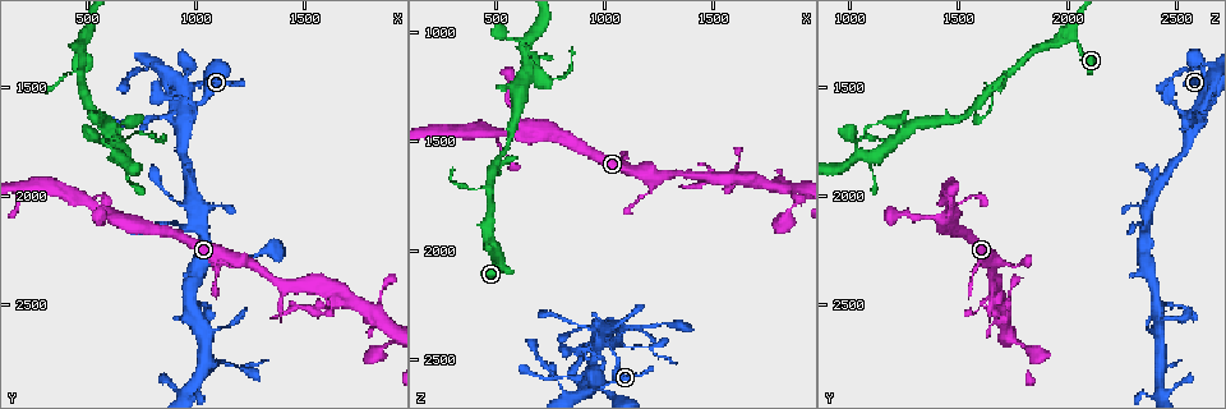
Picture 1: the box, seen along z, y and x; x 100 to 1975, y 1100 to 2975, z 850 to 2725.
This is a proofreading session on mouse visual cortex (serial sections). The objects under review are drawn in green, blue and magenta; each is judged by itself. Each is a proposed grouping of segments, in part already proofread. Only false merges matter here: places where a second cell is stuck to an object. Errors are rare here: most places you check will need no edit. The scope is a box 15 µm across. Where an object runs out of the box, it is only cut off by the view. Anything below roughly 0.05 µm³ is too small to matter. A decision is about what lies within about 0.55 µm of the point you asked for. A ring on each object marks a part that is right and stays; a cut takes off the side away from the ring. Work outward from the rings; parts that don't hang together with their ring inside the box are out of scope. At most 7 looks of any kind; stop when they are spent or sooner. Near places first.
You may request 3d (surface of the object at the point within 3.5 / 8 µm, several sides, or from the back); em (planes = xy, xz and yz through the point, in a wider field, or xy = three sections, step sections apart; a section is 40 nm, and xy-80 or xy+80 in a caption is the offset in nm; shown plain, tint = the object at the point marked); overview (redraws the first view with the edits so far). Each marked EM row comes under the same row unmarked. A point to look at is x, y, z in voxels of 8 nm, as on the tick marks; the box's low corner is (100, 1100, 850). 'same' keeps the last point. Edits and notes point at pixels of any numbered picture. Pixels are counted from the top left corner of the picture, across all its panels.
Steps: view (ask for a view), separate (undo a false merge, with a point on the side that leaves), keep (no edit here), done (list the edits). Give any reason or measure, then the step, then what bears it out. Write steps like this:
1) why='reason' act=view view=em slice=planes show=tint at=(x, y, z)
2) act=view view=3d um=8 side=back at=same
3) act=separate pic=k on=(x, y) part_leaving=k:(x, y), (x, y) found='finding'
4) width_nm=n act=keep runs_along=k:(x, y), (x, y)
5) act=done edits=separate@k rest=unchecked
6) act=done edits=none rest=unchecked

why='a narrow waist' act=view view=3d um=3.5 side=back at=(920, 2140, 2350)

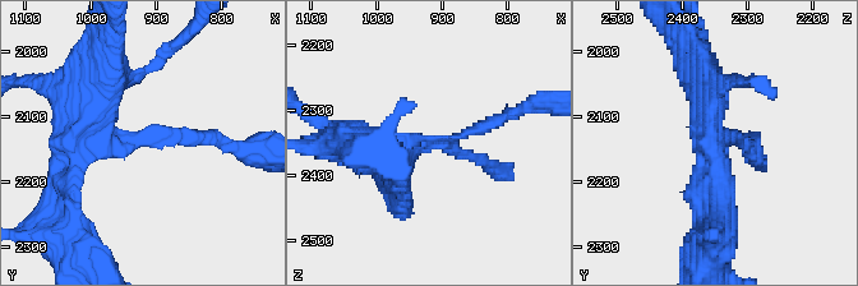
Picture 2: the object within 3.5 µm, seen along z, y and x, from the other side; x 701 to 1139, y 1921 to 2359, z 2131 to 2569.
arm_widths_nm=200,300 act=view view=em slice=xy step=1 show=tint at=(905, 2145, 2345)

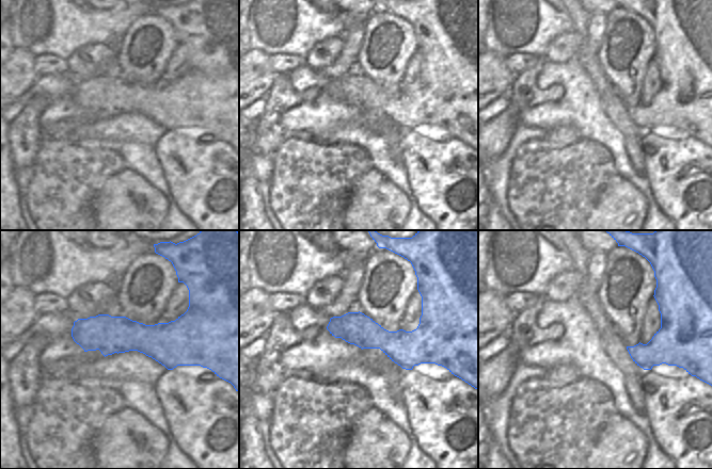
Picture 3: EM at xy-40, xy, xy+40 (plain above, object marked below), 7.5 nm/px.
act=keep runs_along=3:(74, 330), (190, 343) found='one cell here'

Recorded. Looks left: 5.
why='narrows sharply' act=view view=em slice=xy step=3 show=tint at=(970, 2510, 2420)

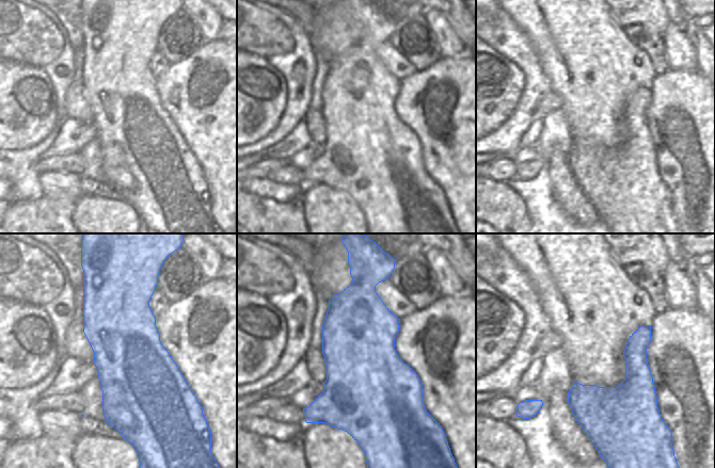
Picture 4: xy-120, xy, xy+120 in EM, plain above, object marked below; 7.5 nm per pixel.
why='see where the arms go' act=view view=3d um=3.5 at=same

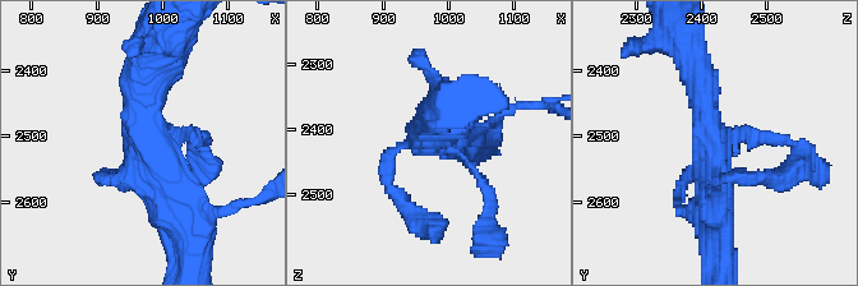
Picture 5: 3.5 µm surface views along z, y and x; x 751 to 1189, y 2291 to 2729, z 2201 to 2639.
act=keep found='continuous, no second cell'

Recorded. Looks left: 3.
why='thin arm on a thick one' act=view view=3d um=8 at=(1030, 2750, 2430)

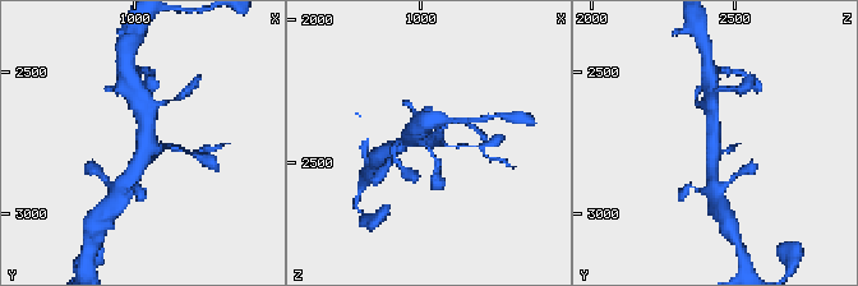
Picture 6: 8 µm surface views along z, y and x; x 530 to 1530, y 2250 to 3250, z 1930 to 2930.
why='zoom in' act=view view=3d um=3.5 at=(1020, 2750, 2430)

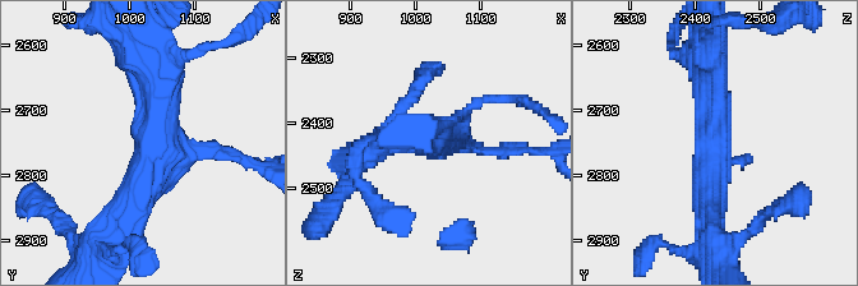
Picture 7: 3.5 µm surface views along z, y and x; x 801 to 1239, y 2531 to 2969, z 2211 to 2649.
arms=3 arm_widths_nm=150,400,400 act=view view=em slice=xy step=2 show=tint at=(1035, 2755, 2430)

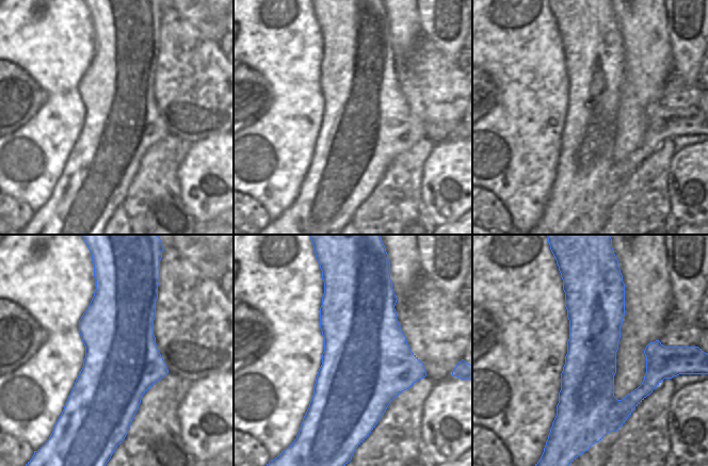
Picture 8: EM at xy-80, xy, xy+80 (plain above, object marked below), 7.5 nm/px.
act=keep runs_along=7:(151, 63), (151, 160), (120, 222) found='one cell here'

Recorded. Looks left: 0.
act=done edits=none rest=unchecked

